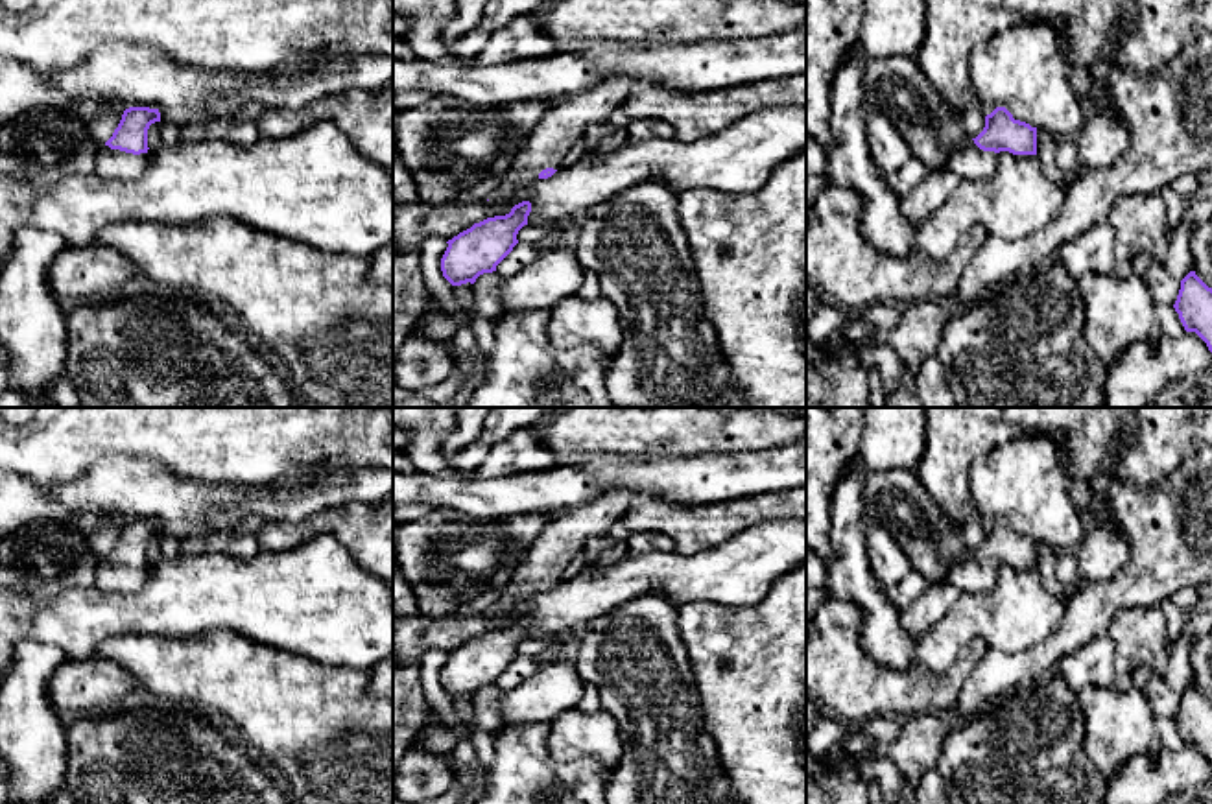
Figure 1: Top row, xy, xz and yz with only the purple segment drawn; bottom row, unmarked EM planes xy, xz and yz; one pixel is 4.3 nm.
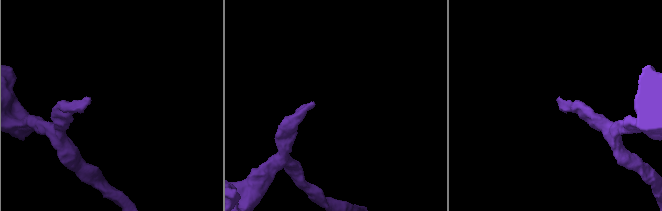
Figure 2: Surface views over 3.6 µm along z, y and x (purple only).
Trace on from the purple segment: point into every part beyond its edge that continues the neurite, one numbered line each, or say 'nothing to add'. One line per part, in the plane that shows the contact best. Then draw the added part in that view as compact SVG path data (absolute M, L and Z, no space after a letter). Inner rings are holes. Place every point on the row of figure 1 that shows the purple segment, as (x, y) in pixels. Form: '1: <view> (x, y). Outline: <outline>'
1: xy (115, 165). Outline: M101 146L96 151L94 173L111 181L137 181L148 166L146 153L133 155Z

